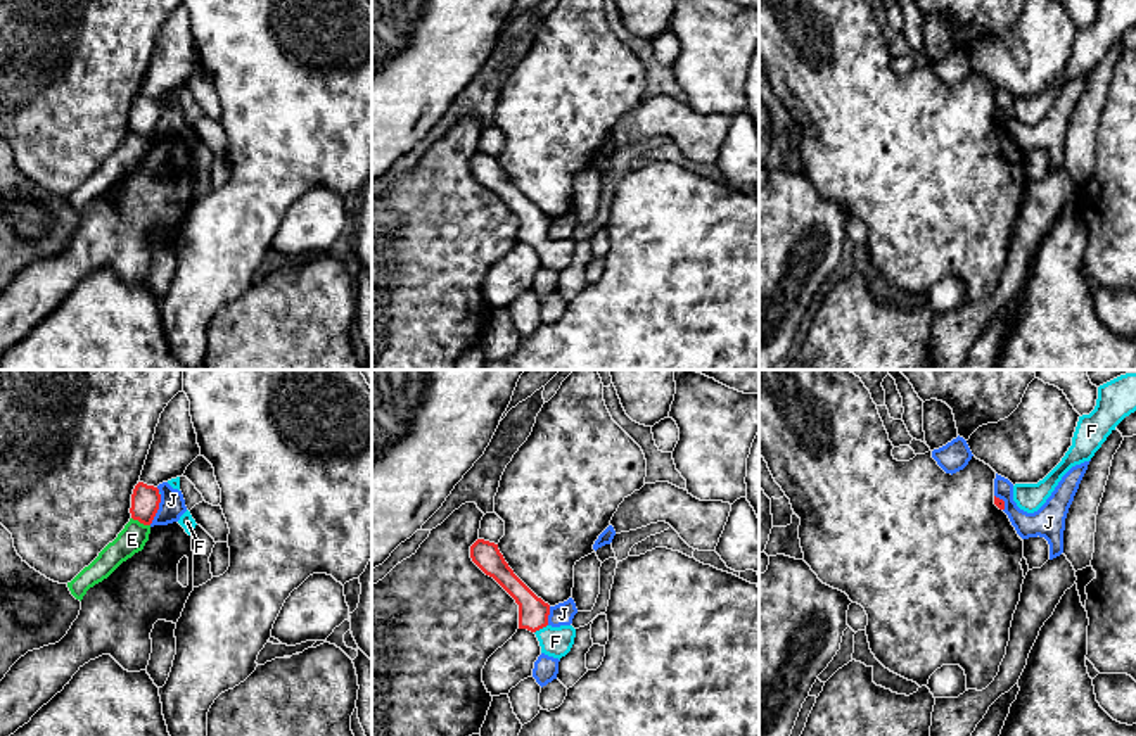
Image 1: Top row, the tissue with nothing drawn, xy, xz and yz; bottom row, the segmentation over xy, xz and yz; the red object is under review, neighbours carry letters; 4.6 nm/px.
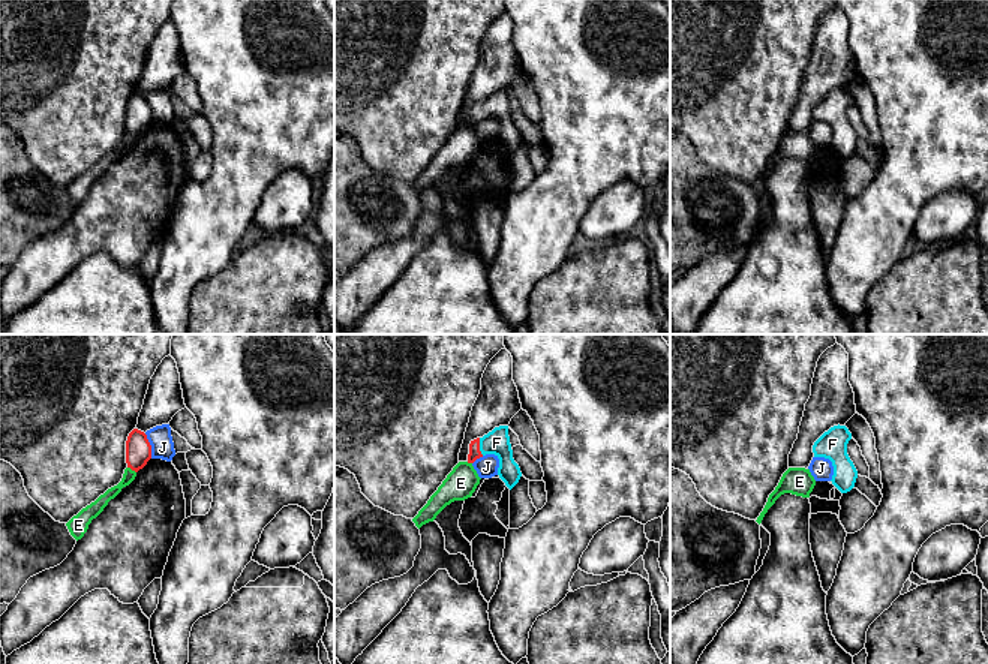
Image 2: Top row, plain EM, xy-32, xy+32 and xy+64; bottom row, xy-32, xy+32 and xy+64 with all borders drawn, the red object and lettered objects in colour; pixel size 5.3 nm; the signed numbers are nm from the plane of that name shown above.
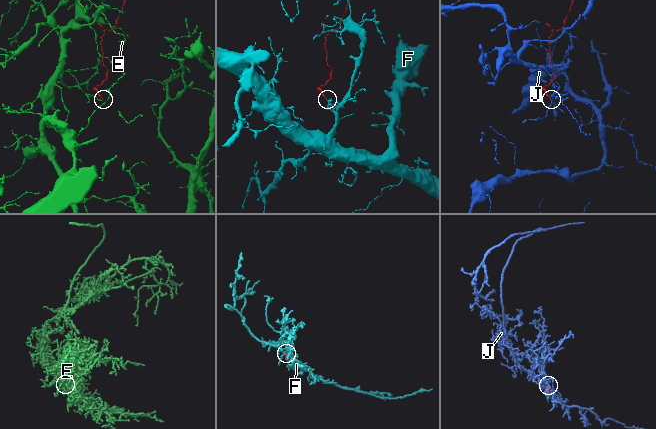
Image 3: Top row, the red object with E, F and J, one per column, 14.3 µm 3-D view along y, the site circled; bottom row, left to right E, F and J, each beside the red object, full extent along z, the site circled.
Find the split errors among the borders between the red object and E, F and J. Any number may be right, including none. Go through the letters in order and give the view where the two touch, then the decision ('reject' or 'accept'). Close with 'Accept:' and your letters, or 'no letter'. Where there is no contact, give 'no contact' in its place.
E: contact in xy; reject
F: contact in xz; accept
J: contact in xy; reject
Accept: F

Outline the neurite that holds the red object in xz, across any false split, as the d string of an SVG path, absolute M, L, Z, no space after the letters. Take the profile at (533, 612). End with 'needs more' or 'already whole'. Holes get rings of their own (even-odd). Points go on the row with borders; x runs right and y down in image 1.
M477 539L470 546L472 562L489 577L493 577L519 605L519 629L536 634L541 653L562 658L576 638L572 625L552 627L548 624L550 605L538 598L508 567L498 544Z; needs more

